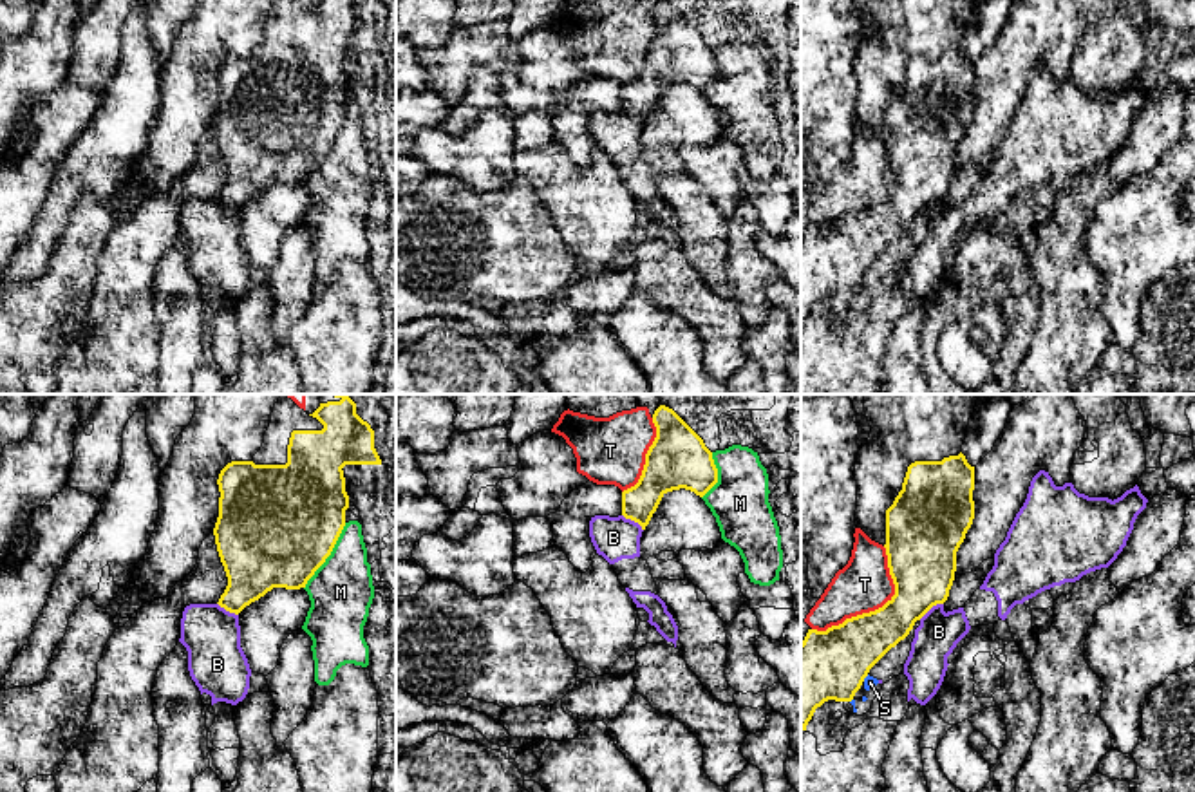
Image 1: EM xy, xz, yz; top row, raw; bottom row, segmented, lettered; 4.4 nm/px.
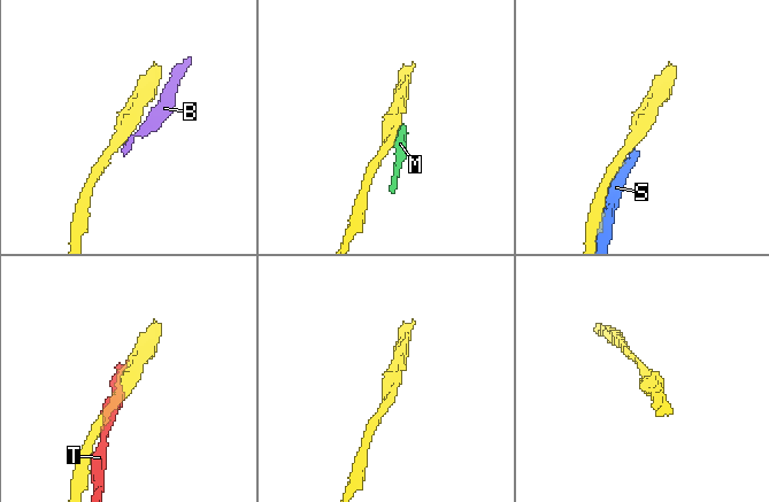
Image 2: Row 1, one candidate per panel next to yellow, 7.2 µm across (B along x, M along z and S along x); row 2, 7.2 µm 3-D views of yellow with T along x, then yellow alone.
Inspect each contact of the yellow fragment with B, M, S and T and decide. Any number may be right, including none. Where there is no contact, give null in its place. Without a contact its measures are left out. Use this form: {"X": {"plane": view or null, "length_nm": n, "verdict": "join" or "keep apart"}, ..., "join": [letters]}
{"B": {"plane": "yz", "length_nm": 130, "verdict": "keep apart"}, "M": {"plane": "xy", "length_nm": 340, "verdict": "keep apart"}, "S": {"plane": "yz", "length_nm": 40, "verdict": "keep apart"}, "T": {"plane": "yz", "length_nm": 500, "verdict": "keep apart"}, "join": []}

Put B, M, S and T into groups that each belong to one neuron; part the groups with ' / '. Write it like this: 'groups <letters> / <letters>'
groups B S / M / T

